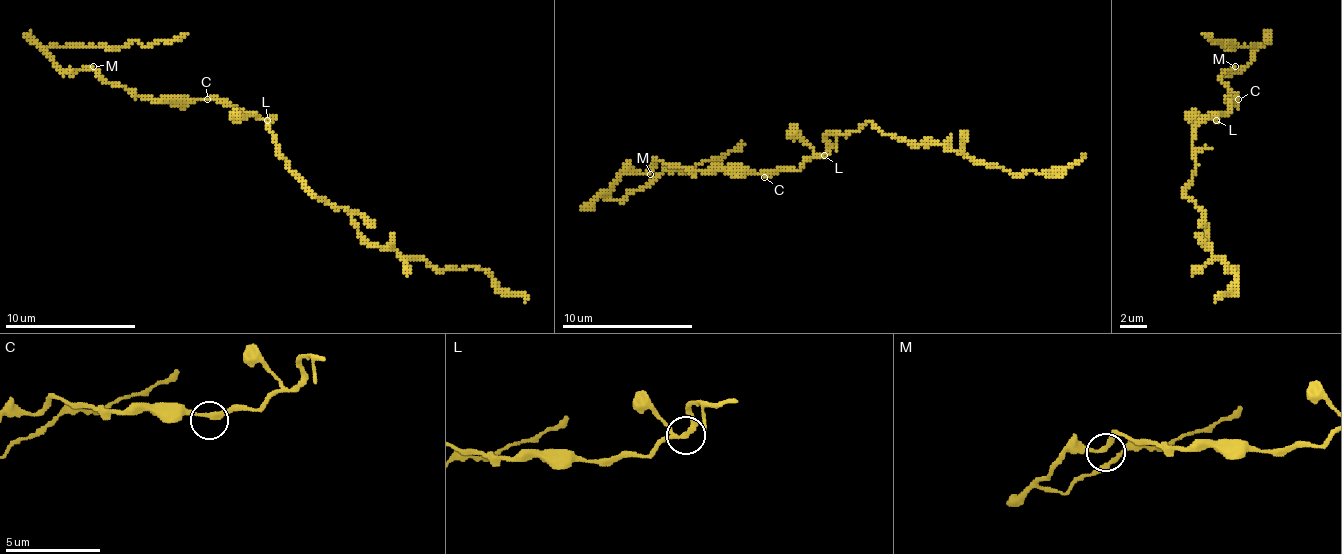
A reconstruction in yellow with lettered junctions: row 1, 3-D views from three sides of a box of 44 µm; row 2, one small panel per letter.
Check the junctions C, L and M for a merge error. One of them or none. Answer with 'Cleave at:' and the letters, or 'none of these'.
Cleave at: none of these

